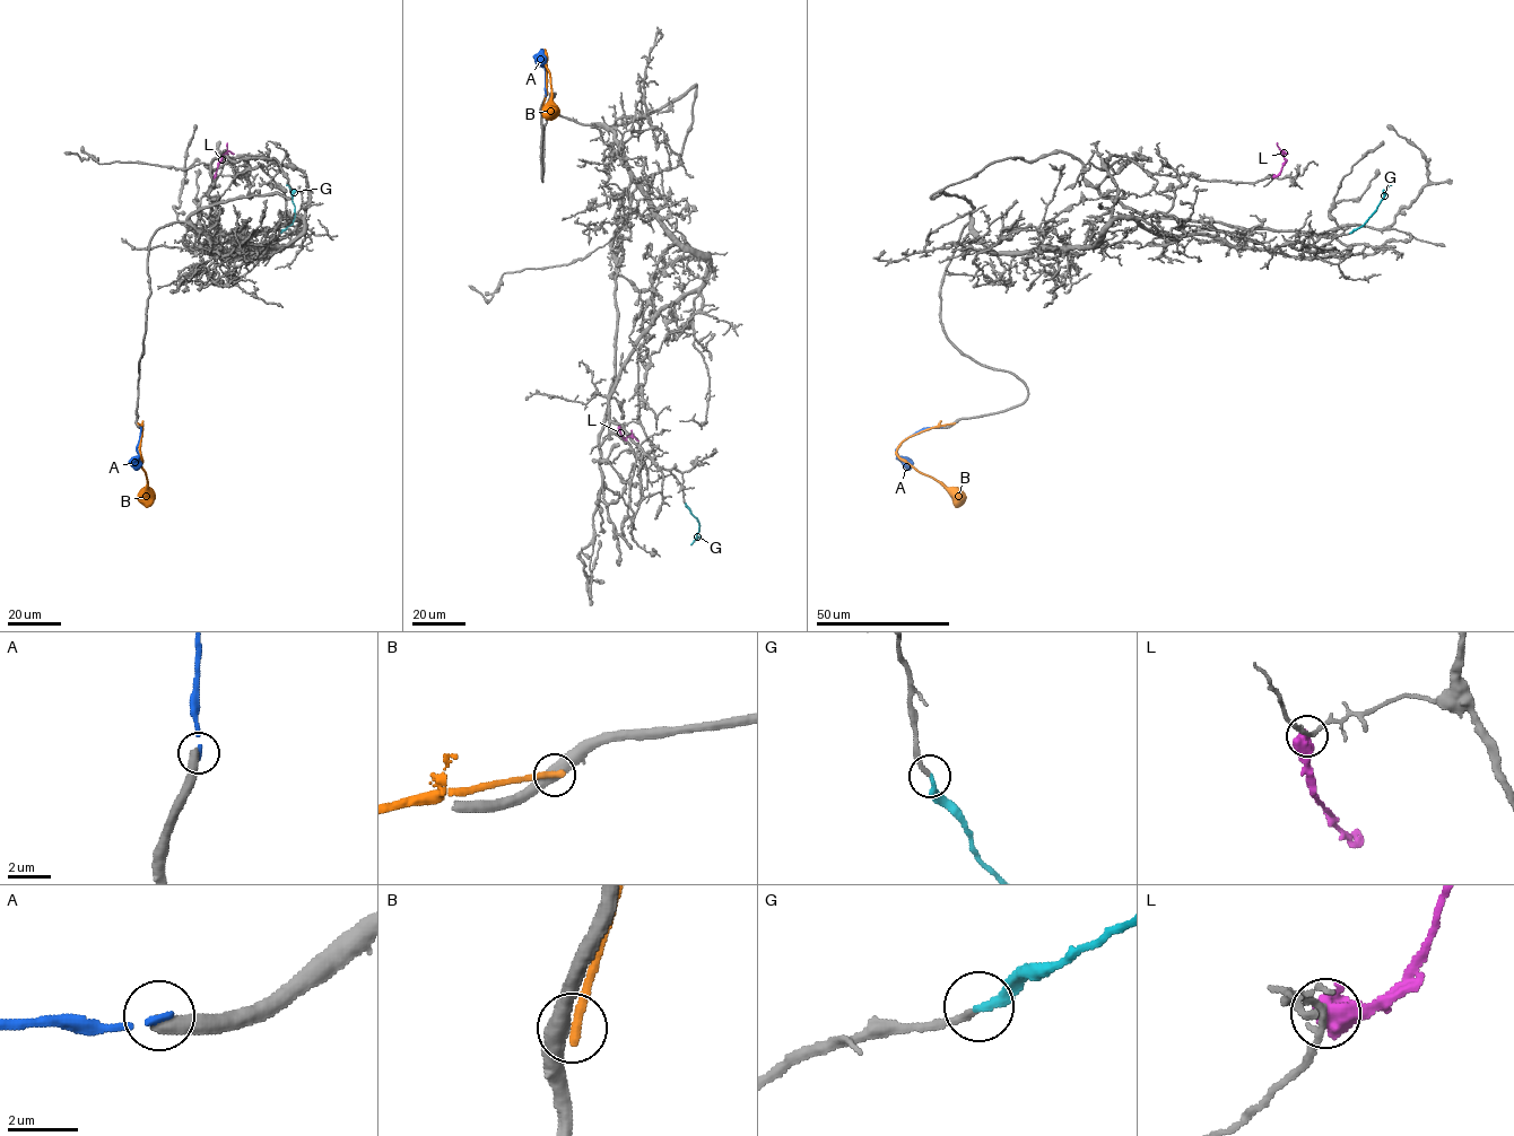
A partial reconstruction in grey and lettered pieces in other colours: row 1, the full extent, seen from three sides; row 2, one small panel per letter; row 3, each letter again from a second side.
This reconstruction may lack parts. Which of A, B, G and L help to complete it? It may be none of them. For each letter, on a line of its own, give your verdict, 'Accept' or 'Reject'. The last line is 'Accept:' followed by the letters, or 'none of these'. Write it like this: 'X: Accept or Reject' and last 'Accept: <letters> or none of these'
A: Reject
B: Reject
G: Accept
L: Reject
Accept: G

